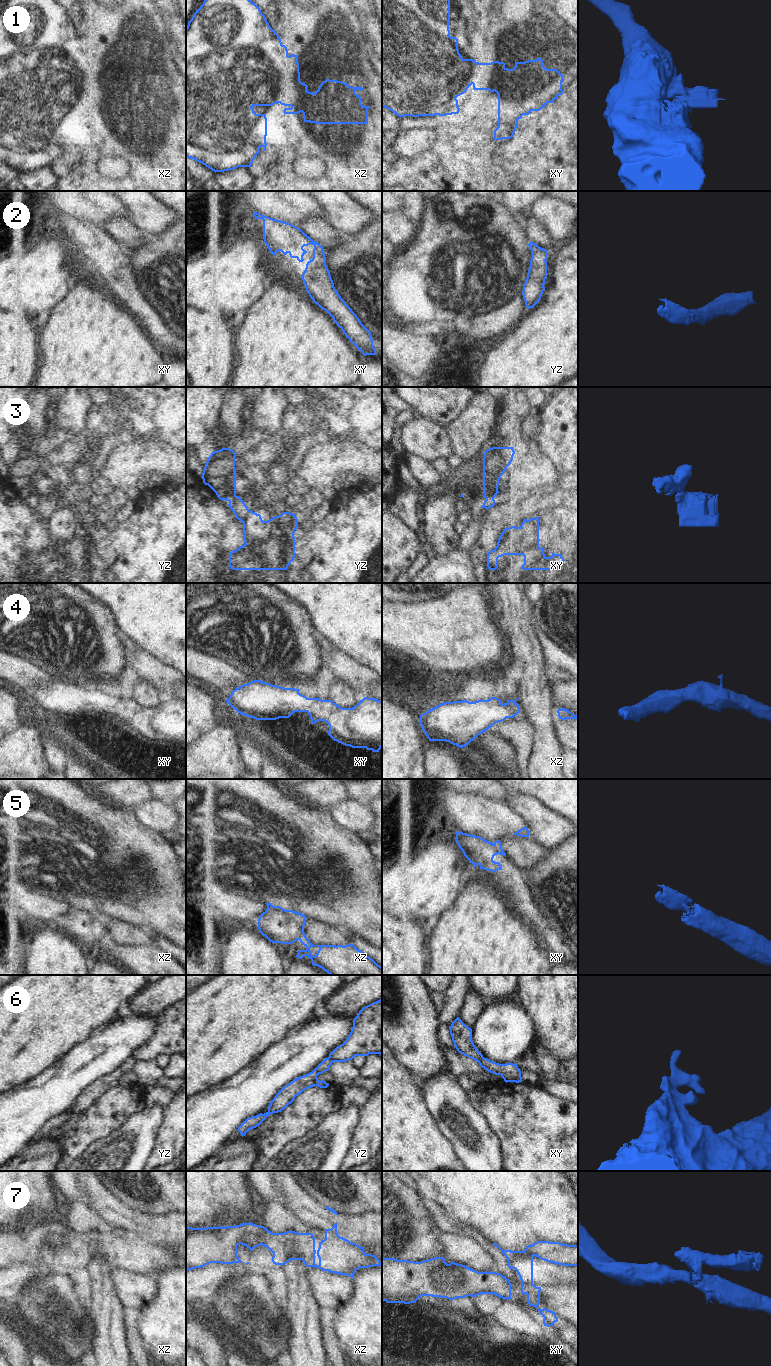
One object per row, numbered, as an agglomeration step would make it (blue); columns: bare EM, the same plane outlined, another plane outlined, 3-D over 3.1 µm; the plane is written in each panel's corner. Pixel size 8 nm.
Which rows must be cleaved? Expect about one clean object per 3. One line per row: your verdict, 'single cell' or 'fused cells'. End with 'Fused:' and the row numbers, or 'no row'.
1: fused cells
2: single cell
3: fused cells
4: single cell
5: fused cells
6: fused cells
7: fused cells
Fused: 1, 3, 5, 6, 7

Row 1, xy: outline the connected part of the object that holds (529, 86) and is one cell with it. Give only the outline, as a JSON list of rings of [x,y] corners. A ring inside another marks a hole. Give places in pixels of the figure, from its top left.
[[[543,60],[515,62],[513,69],[500,62],[496,70],[482,66],[479,72],[491,72],[491,78],[478,78],[474,90],[489,90],[498,95],[498,127],[493,140],[514,136],[518,120],[531,111],[540,111],[563,94],[563,75],[557,69],[547,69]]]

